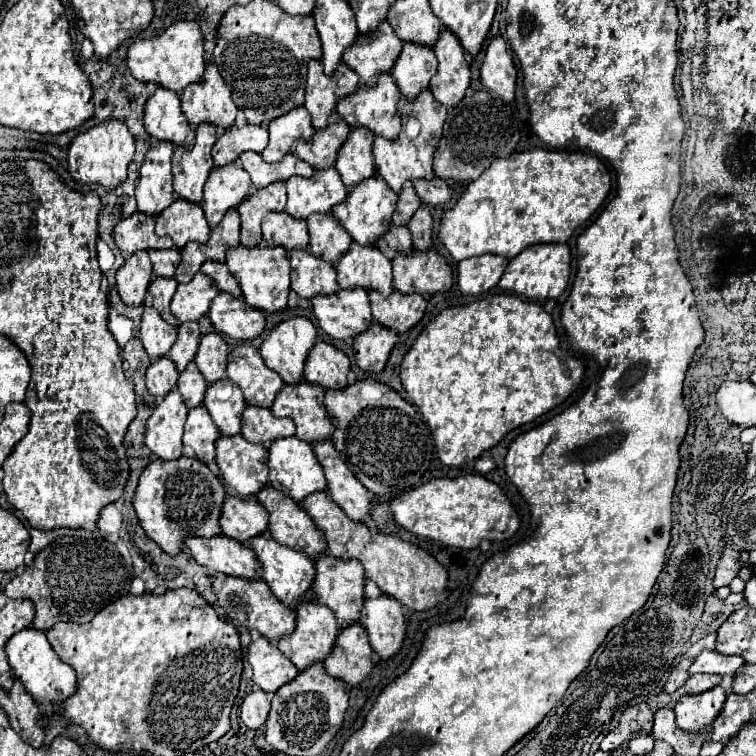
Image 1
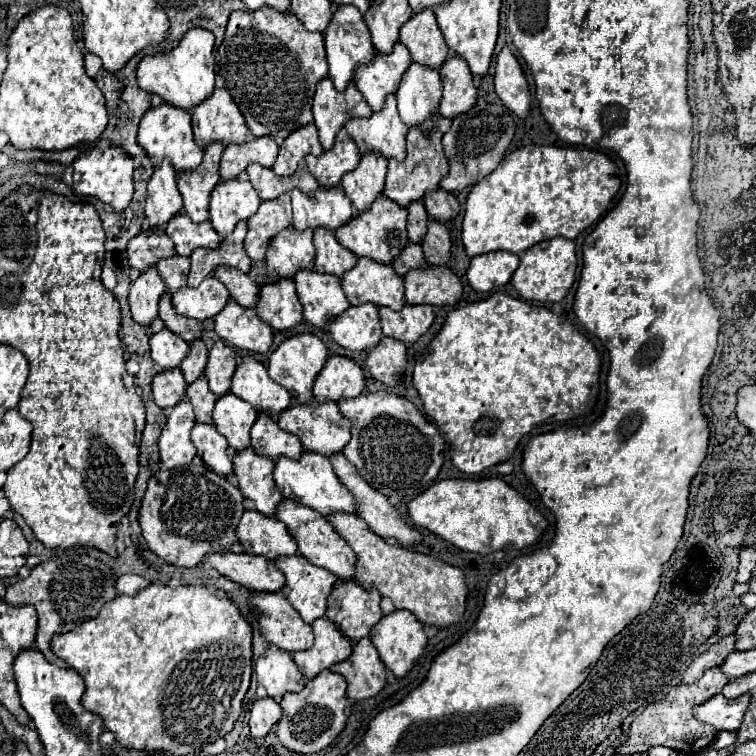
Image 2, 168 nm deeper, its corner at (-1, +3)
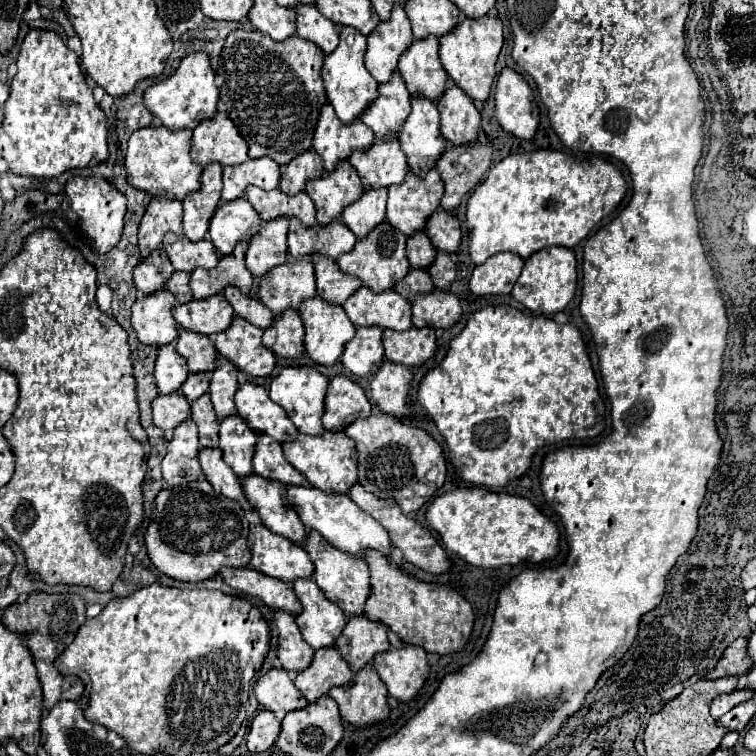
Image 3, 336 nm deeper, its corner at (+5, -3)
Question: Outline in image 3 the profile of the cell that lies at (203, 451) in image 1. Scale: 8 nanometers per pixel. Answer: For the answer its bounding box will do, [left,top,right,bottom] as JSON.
[198,448,254,512]

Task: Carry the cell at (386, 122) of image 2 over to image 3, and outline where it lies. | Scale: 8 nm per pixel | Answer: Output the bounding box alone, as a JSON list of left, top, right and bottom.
[350,140,408,190]

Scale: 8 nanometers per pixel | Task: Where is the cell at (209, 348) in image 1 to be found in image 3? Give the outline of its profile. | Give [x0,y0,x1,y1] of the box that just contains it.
[210,364,240,420]

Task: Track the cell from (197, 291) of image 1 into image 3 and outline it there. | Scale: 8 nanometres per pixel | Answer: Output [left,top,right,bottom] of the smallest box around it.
[174,294,234,336]

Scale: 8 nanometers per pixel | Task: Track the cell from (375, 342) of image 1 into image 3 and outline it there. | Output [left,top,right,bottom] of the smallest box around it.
[372,360,412,420]

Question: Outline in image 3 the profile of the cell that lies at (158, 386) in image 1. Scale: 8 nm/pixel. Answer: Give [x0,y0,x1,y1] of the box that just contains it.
[152,392,190,432]

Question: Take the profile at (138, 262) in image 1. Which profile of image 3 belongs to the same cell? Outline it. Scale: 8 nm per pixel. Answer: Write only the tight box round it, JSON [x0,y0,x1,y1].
[132,290,178,346]

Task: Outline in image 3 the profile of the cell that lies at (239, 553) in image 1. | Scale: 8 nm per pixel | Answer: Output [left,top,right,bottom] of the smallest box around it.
[220,566,302,616]

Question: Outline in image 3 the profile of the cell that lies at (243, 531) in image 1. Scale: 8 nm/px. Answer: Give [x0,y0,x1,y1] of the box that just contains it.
[248,524,314,582]

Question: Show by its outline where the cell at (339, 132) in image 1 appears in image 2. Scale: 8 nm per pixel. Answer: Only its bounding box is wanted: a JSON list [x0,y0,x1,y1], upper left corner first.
[306,128,360,188]

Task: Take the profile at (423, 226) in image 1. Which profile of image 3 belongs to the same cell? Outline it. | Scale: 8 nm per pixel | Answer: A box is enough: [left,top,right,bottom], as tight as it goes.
[428,252,456,290]

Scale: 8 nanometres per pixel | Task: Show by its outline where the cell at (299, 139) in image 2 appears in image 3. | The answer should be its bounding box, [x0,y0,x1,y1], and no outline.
[280,150,324,194]

